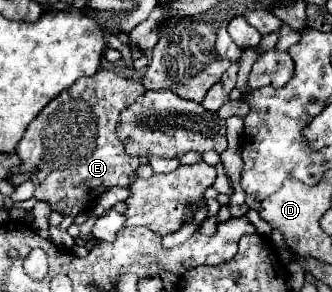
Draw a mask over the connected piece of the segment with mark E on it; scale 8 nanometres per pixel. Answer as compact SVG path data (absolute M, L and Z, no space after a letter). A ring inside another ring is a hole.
M98 70L94 76L80 78L60 96L48 102L30 122L16 154L22 160L22 172L36 170L30 178L36 186L34 198L50 204L62 216L78 216L92 208L94 200L110 188L130 188L138 178L138 158L124 152L116 136L116 120L120 112L134 104L146 88L134 80L124 80L114 72Z

